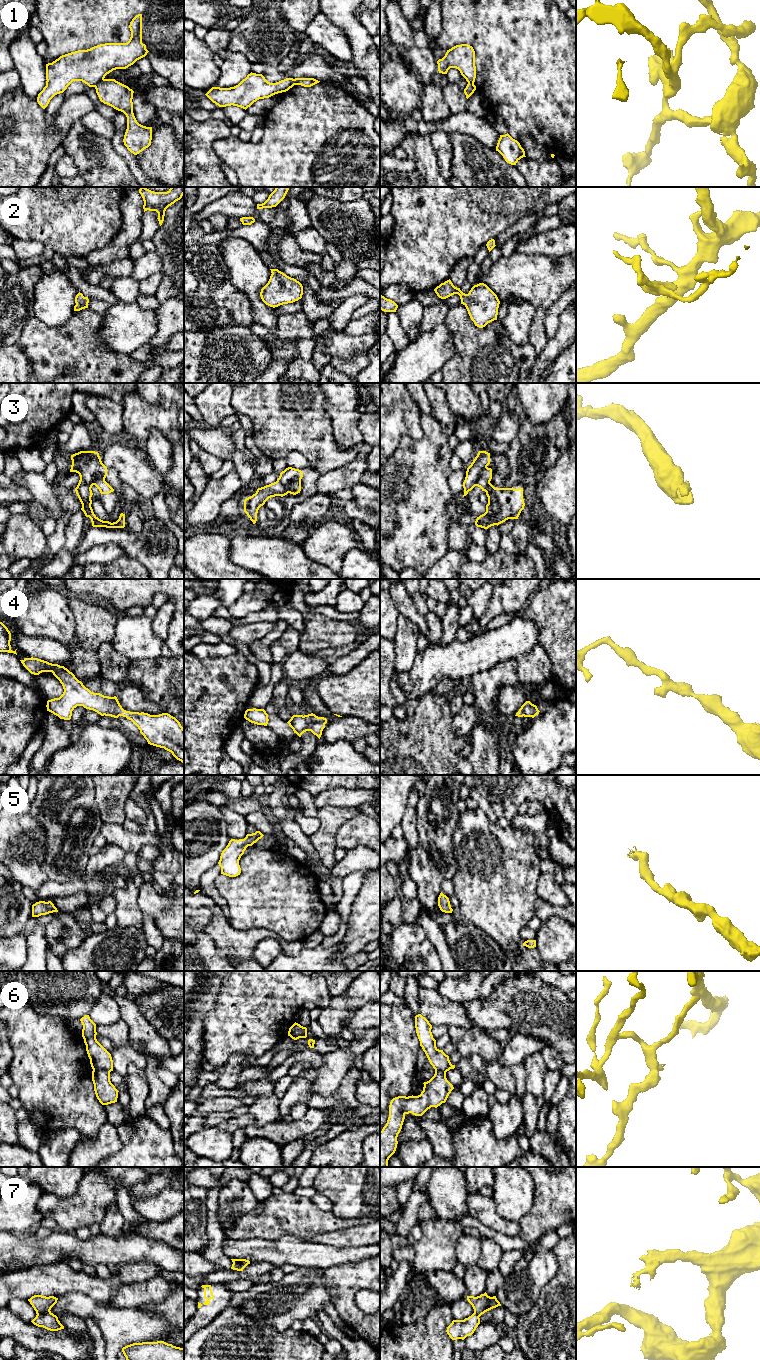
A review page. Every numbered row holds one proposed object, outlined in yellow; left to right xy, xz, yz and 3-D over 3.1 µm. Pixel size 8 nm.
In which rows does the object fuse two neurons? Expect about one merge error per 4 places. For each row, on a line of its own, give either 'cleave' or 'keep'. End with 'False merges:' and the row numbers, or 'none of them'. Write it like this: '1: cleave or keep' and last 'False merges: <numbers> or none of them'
1: cleave
2: keep
3: keep
4: keep
5: keep
6: cleave
7: cleave
False merges: 1, 6, 7

